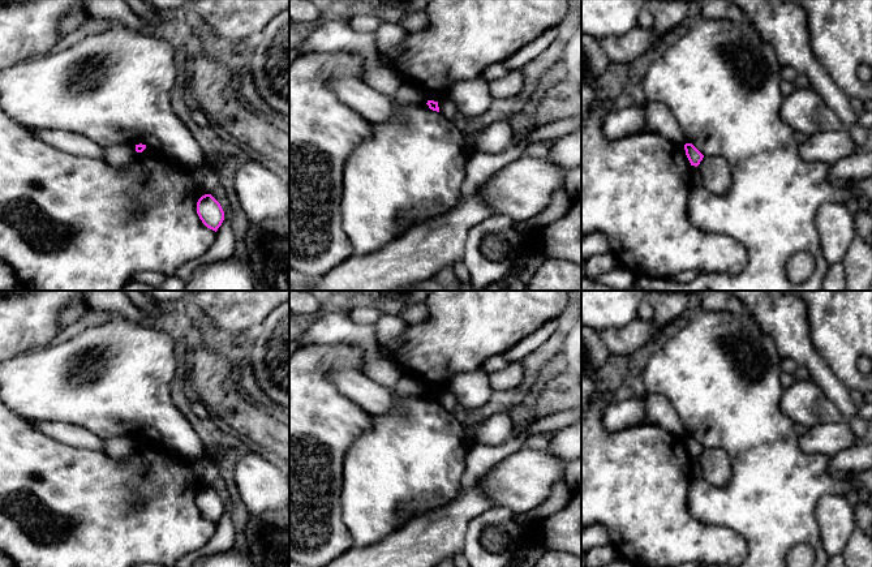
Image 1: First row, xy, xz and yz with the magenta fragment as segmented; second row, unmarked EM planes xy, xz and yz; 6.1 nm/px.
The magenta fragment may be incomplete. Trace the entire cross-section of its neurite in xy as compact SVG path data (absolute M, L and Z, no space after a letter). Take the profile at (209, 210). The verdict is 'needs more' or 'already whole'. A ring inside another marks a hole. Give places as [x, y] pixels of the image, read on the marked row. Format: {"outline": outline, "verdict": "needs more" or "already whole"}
{"outline": "M205 194L198 199L197 214L202 223L215 232L224 220L222 206L211 194Z", "verdict": "already whole"}

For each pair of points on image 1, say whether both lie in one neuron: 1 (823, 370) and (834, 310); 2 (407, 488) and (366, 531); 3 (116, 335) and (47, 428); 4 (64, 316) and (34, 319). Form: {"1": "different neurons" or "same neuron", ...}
{"1": "different neurons", "2": "same neuron", "3": "different neurons", "4": "different neurons"}

